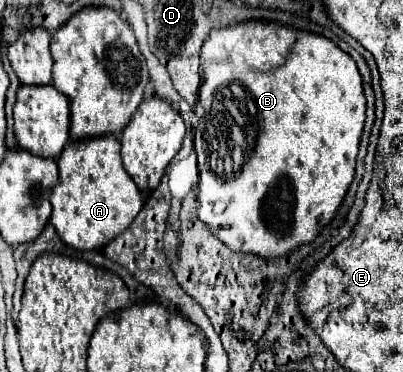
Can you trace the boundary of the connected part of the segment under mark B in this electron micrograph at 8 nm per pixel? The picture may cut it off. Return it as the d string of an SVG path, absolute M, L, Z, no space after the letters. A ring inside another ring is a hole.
M246 21L232 27L212 29L208 41L202 45L200 51L200 67L204 81L200 85L198 103L194 107L194 113L198 117L198 123L194 127L194 149L198 153L198 173L200 173L198 219L206 225L206 229L214 237L218 237L230 251L236 253L254 253L258 257L278 259L292 253L300 245L312 243L320 235L322 227L336 217L356 173L356 155L364 127L366 99L362 89L362 77L356 69L354 59L322 35L296 31L290 27L282 27L278 23Z

